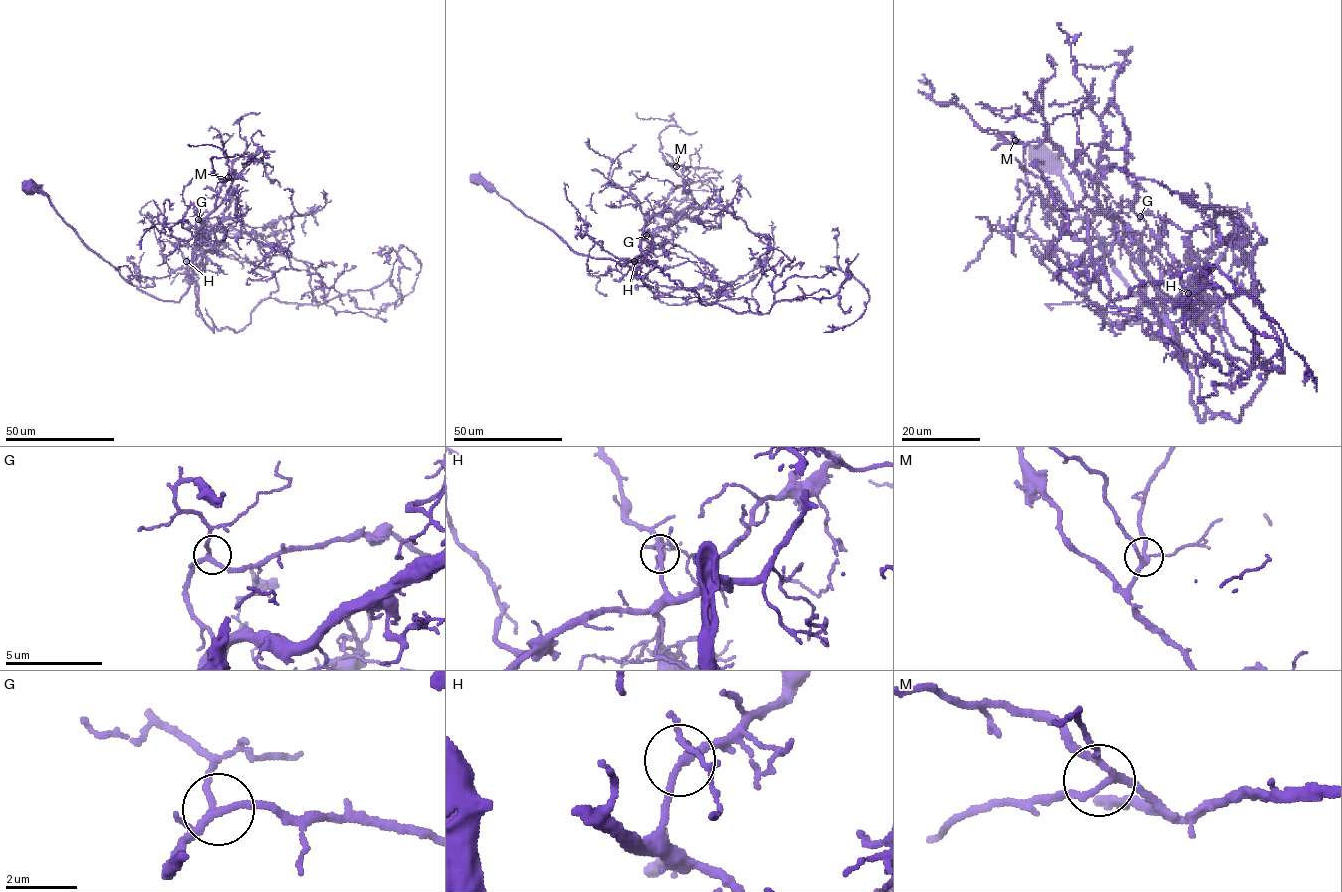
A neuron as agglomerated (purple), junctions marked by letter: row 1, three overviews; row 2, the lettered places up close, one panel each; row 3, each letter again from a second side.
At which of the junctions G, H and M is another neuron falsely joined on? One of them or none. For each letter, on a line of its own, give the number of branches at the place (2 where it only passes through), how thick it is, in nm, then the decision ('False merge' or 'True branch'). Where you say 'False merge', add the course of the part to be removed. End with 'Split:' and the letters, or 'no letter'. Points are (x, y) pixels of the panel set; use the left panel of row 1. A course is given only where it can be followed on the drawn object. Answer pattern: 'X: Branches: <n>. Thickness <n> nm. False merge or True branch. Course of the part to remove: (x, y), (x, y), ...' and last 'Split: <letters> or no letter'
G: Branches: 4. Thickness 190 nm. True branch
H: Branches: 4. Thickness 180 nm. True branch
M: Branches: 4. Thickness 190 nm. True branch
Split: no letter

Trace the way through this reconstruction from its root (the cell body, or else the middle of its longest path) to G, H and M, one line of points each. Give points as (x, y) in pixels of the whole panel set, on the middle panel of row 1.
G: (475, 178), (482, 177), (502, 198), (552, 230), (581, 254), (624, 264), (640, 254), (640, 241), (646, 235)
H: (475, 178), (482, 177), (576, 252), (624, 264), (639, 255), (640, 249), (634, 261)
M: (475, 178), (482, 177), (576, 252), (624, 264), (640, 254), (643, 228), (683, 184), (676, 166)

